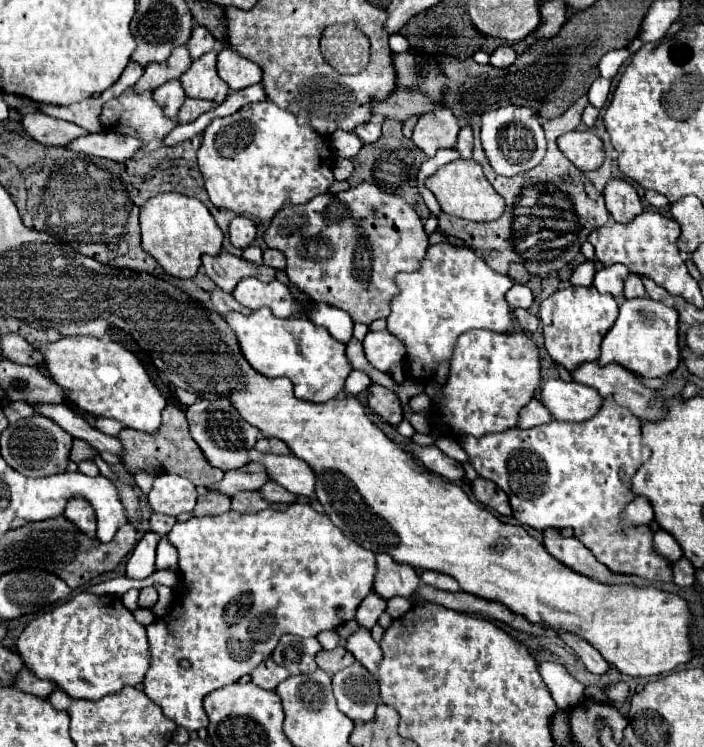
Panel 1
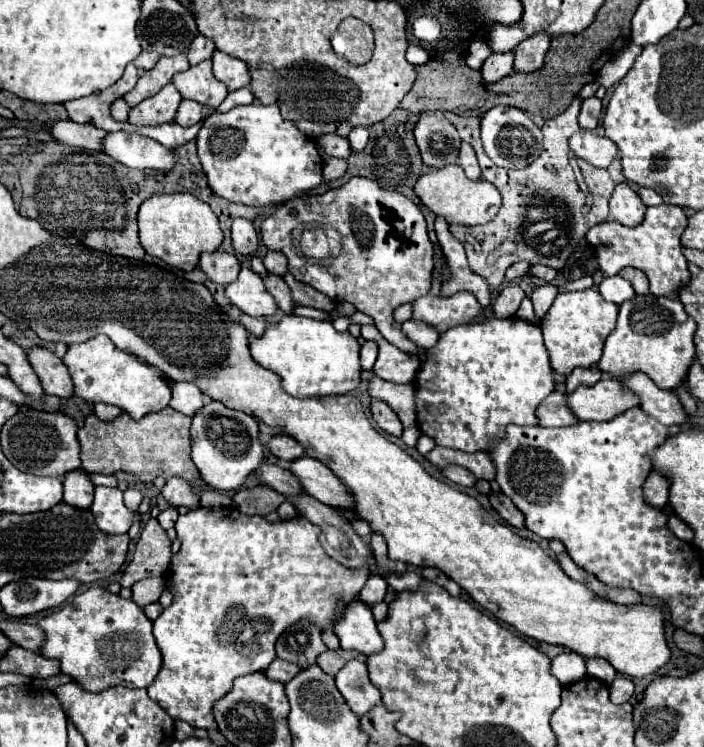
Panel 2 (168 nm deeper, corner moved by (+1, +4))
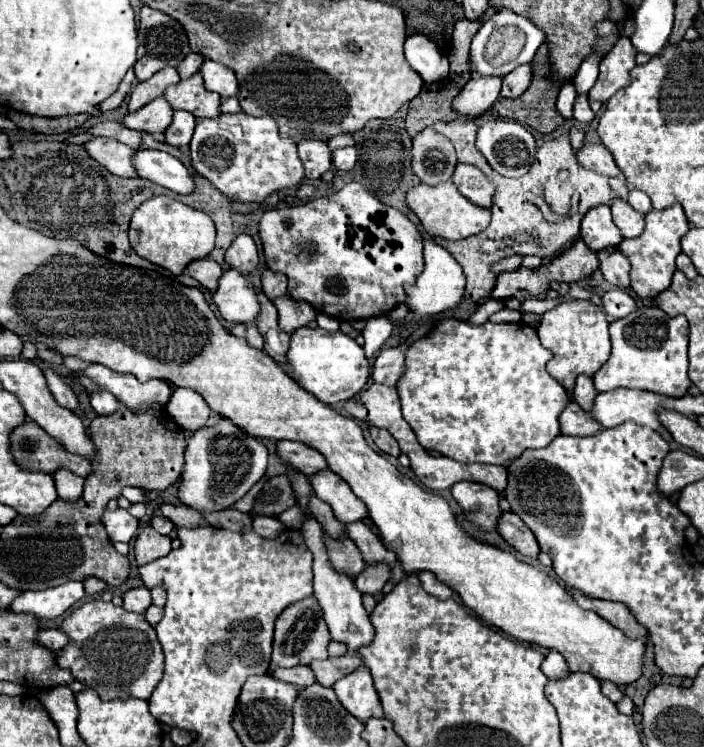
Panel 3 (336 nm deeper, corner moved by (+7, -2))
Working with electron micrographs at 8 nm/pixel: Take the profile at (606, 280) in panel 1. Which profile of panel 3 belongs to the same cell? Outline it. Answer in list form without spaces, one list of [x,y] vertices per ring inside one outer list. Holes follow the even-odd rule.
[[[610,290],[610,292],[606,292],[602,296],[602,302],[604,302],[604,312],[608,316],[614,316],[616,320],[628,316],[636,308],[636,300],[624,290]]]

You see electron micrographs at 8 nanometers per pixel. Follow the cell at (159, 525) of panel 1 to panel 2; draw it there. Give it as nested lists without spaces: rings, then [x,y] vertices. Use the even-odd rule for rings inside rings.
[[[168,508],[168,510],[164,510],[164,512],[160,512],[160,514],[158,514],[158,522],[160,522],[160,526],[162,526],[164,530],[174,528],[176,518],[178,518],[178,512],[176,512],[174,508]]]

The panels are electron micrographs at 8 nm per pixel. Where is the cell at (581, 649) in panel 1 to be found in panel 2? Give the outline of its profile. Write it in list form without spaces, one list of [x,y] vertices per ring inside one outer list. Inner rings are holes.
[[[586,658],[586,668],[592,678],[596,678],[604,684],[610,684],[616,674],[616,670],[604,658]]]

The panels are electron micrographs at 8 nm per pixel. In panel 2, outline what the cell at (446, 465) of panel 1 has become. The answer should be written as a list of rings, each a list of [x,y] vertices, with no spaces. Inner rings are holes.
[[[448,464],[446,468],[442,468],[442,474],[452,480],[454,484],[460,484],[460,486],[474,486],[476,484],[476,476],[470,474],[470,470],[458,466],[458,464]]]

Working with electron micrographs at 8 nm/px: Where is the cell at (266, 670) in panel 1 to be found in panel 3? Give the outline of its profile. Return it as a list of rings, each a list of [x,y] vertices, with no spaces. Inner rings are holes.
[[[292,666],[292,668],[274,668],[272,676],[276,676],[282,682],[290,682],[298,688],[306,688],[310,684],[316,682],[314,672],[310,670],[310,666]]]

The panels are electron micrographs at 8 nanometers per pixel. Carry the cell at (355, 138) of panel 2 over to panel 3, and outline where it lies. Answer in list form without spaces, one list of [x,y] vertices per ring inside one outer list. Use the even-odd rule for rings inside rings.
[[[350,146],[350,148],[338,148],[338,150],[332,152],[332,168],[342,170],[342,172],[352,170],[354,164],[356,164],[356,158],[358,158],[358,154],[356,154],[354,146]]]

